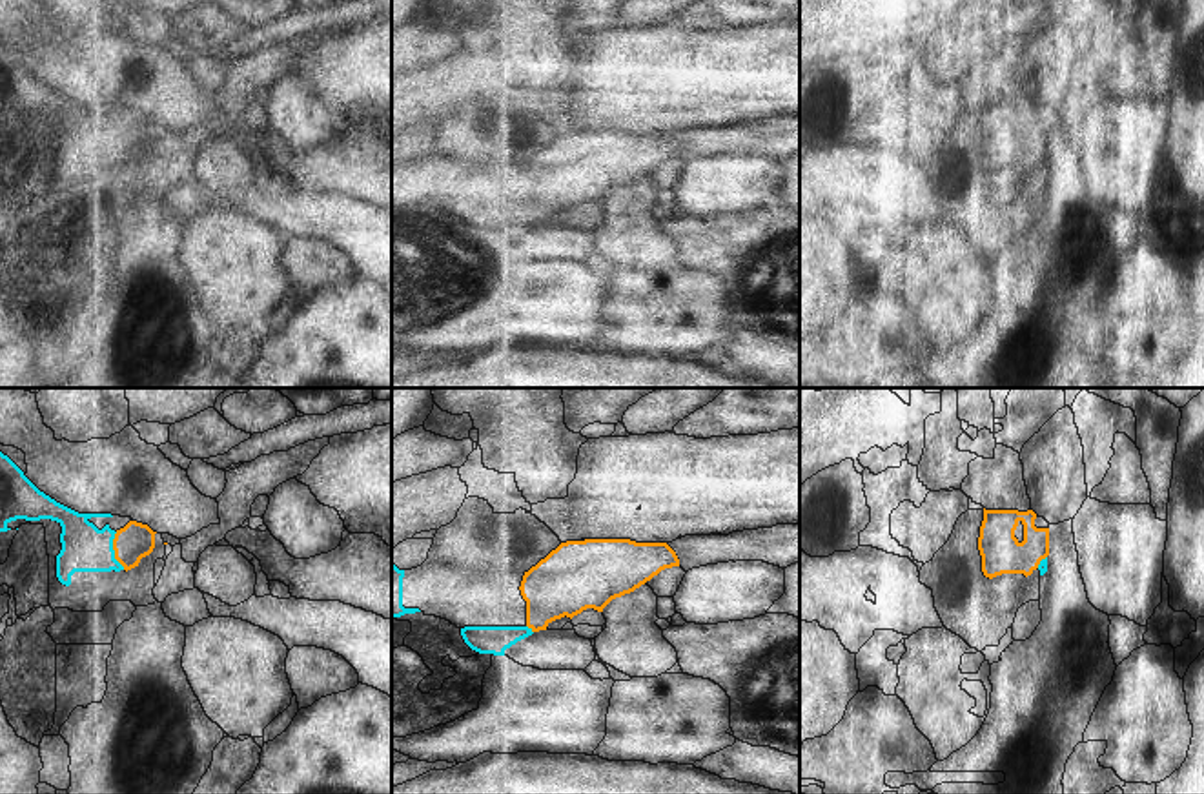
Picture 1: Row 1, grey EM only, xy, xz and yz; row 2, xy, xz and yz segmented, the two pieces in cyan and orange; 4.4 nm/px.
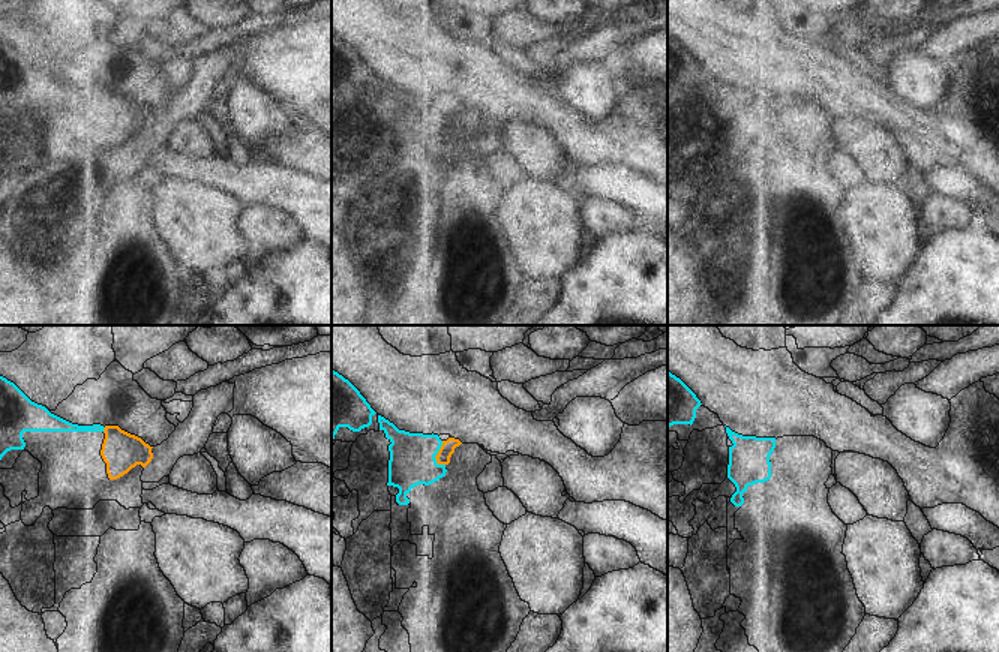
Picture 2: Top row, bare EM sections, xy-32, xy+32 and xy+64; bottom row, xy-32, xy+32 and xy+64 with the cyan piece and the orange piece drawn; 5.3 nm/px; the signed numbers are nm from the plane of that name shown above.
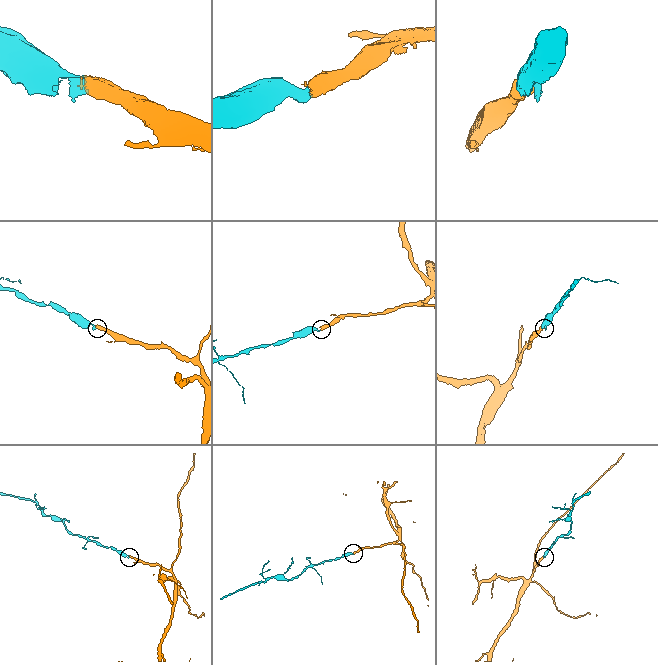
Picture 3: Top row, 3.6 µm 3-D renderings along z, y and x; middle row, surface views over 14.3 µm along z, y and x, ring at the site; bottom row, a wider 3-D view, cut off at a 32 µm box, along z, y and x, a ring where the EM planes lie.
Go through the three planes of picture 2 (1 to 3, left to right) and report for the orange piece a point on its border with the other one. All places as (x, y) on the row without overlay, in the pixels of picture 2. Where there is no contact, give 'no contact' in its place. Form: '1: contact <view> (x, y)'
1: contact xy-32 (104, 92)
2: contact xy+32 (437, 117)
3: no contact

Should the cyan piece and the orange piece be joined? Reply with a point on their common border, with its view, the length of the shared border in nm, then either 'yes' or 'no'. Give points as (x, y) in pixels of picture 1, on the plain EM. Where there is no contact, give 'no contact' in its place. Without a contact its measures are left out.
contact xy (113, 142); length 170 nm; yes

